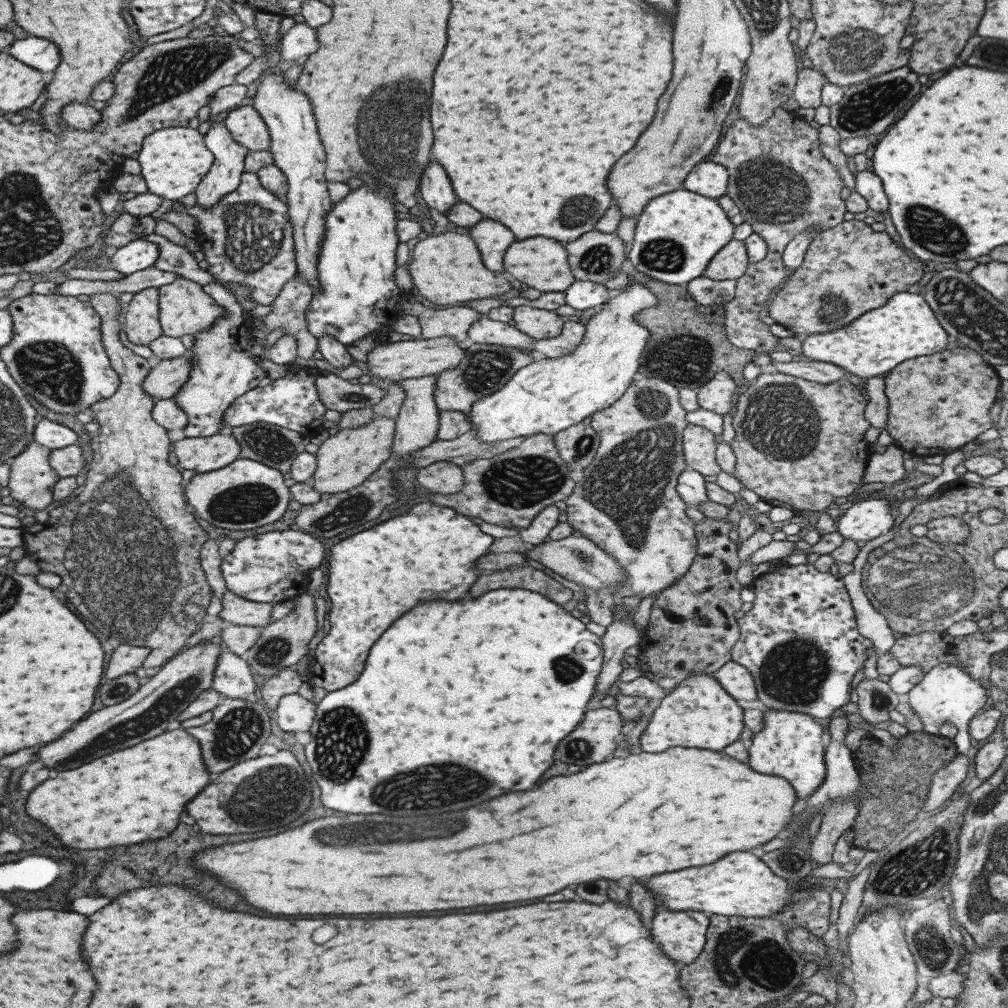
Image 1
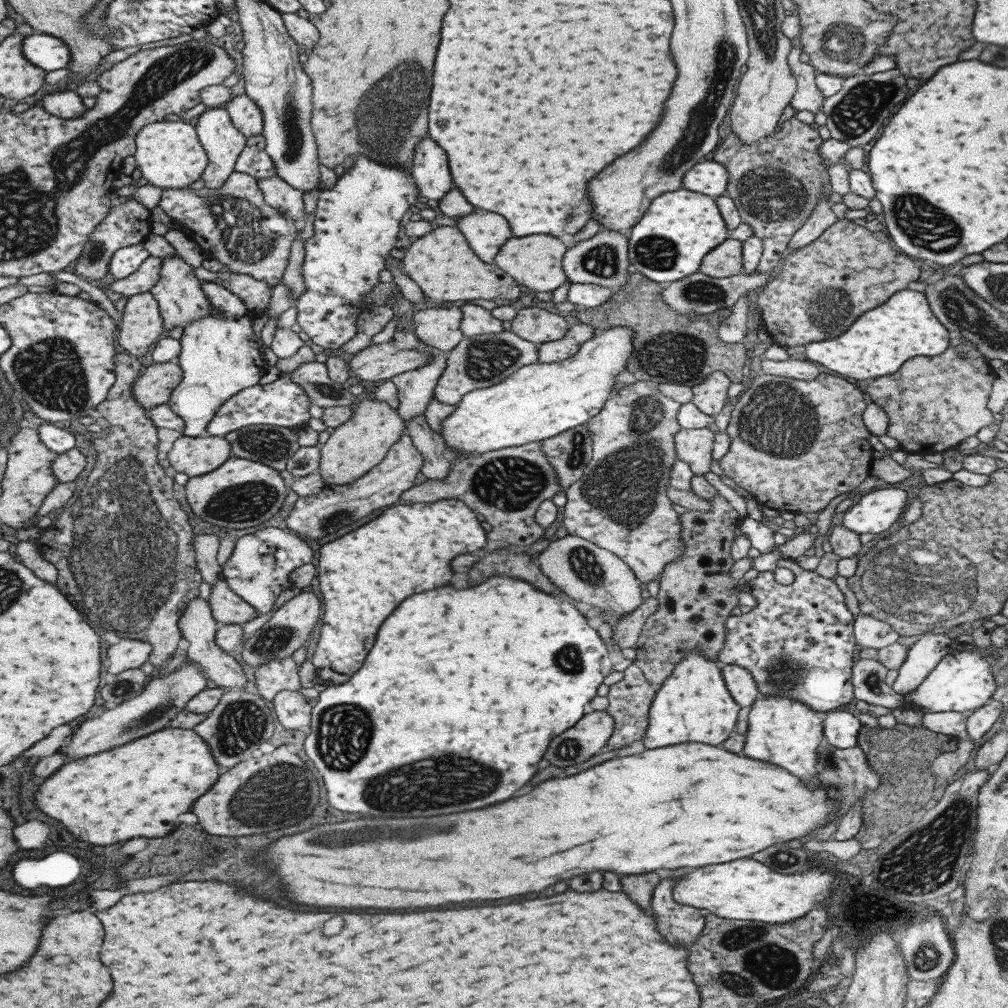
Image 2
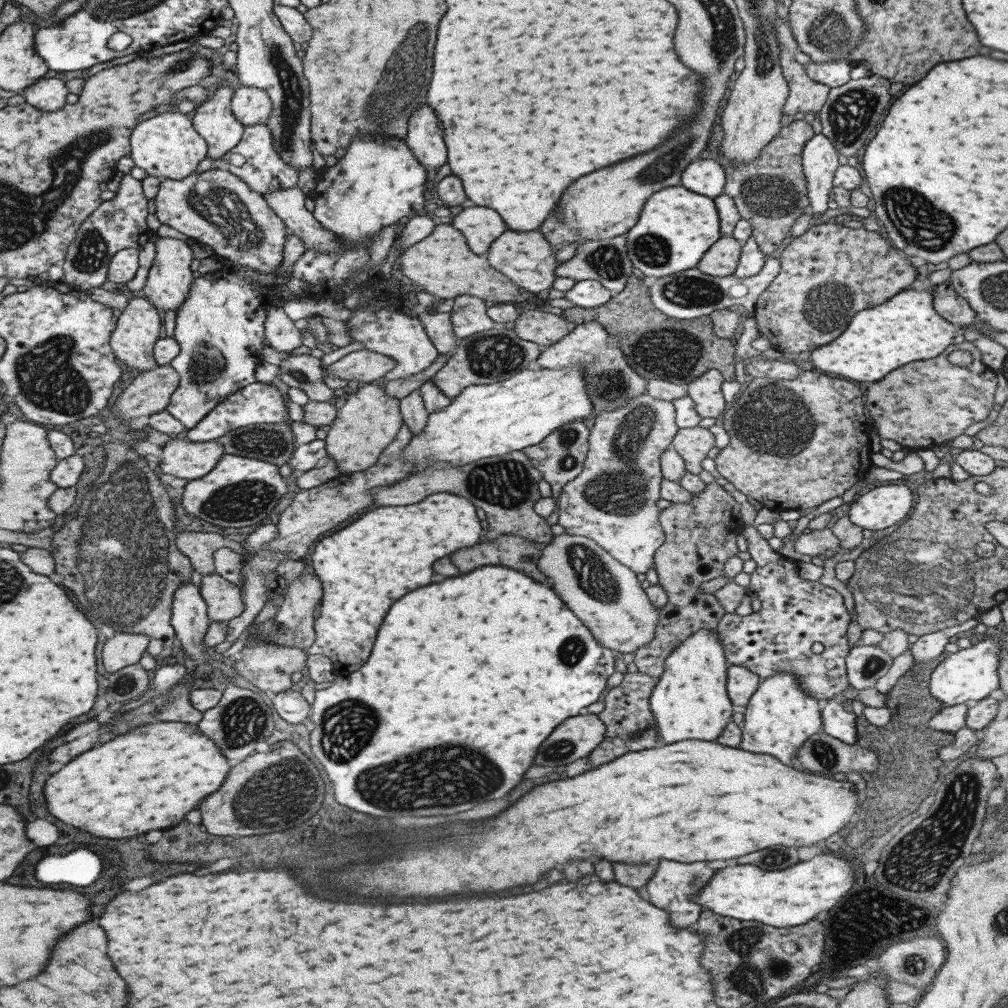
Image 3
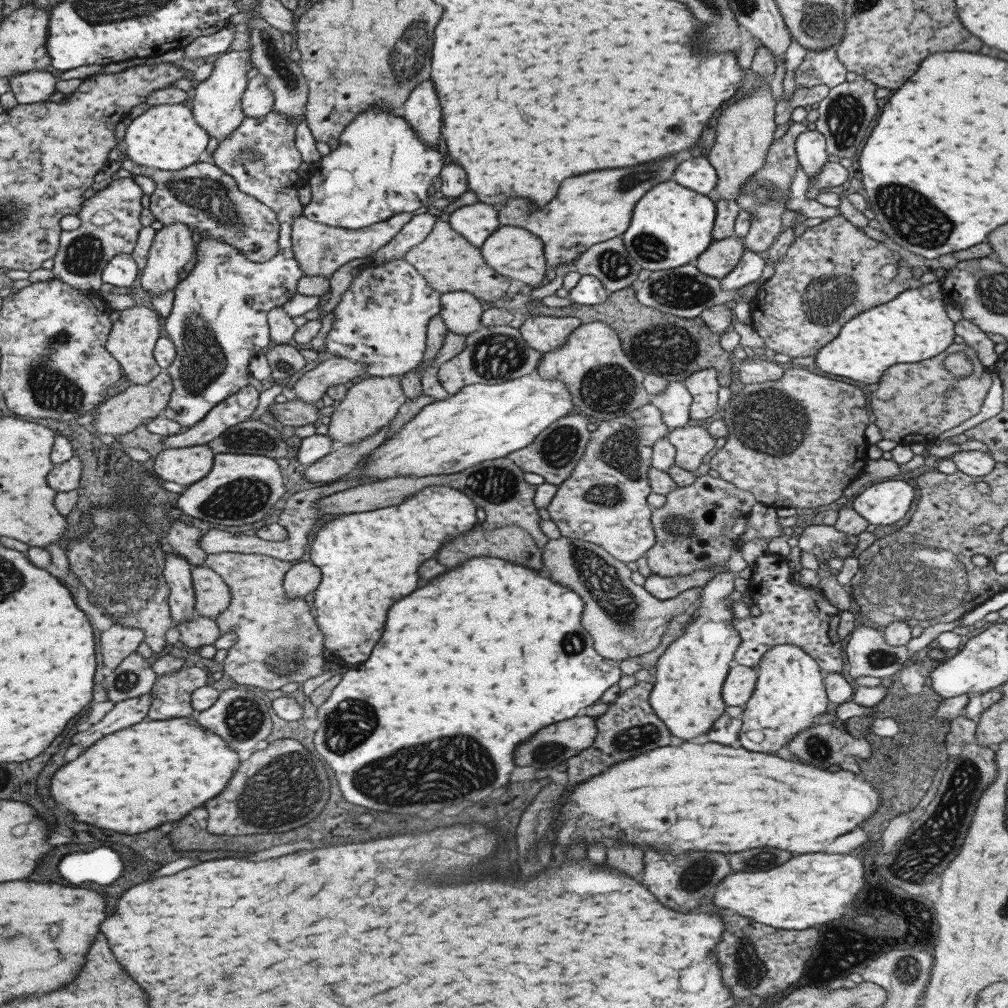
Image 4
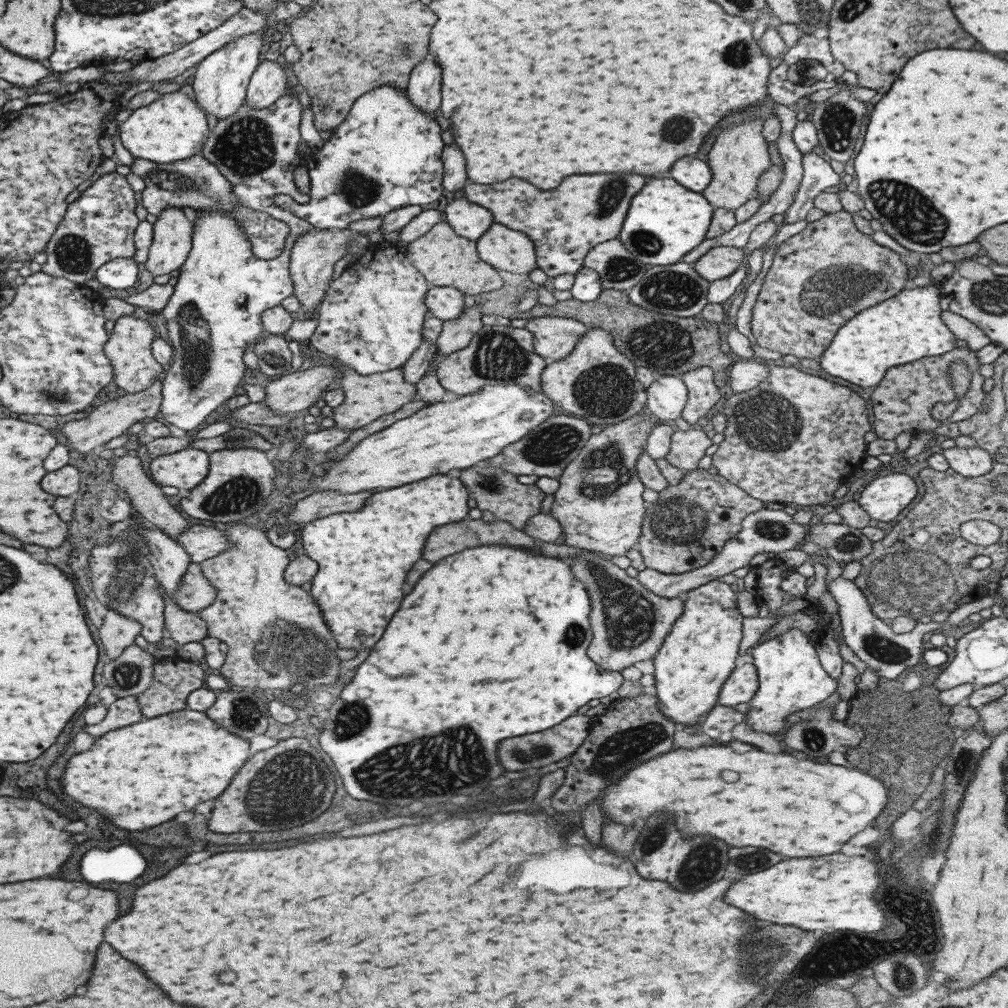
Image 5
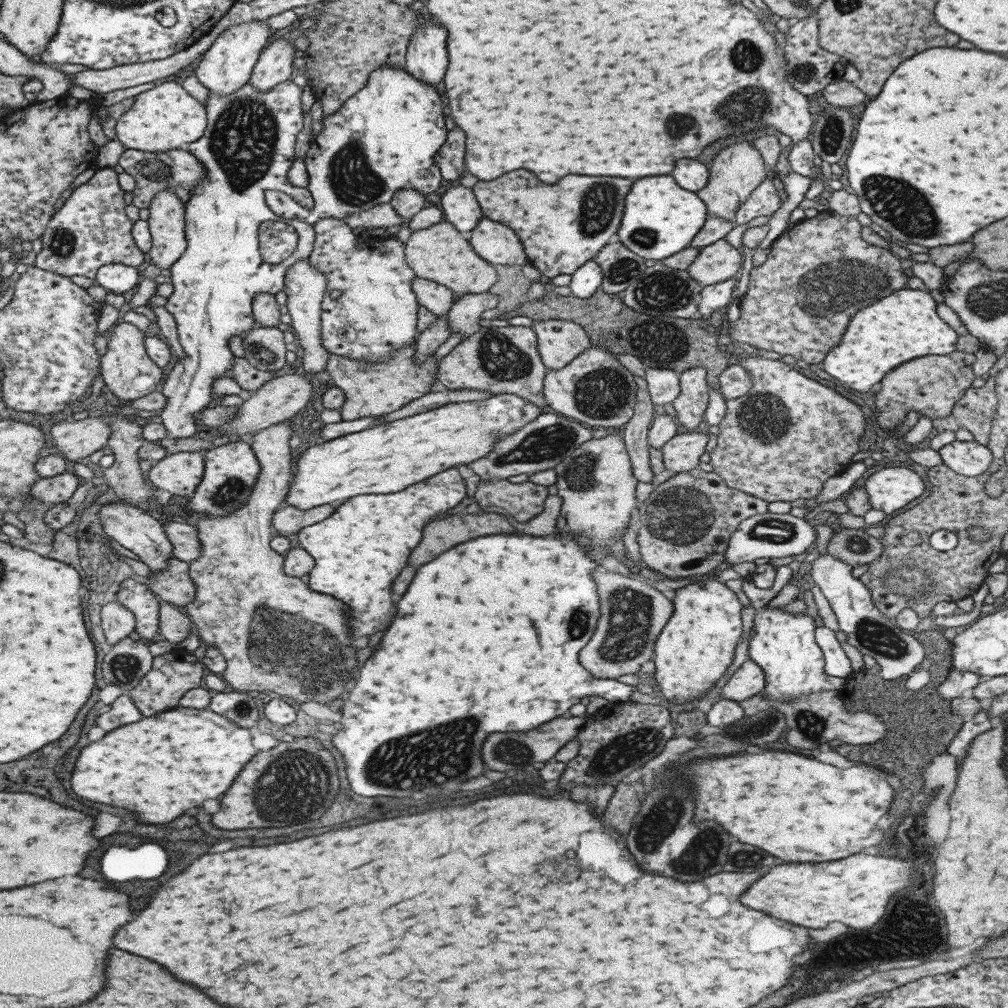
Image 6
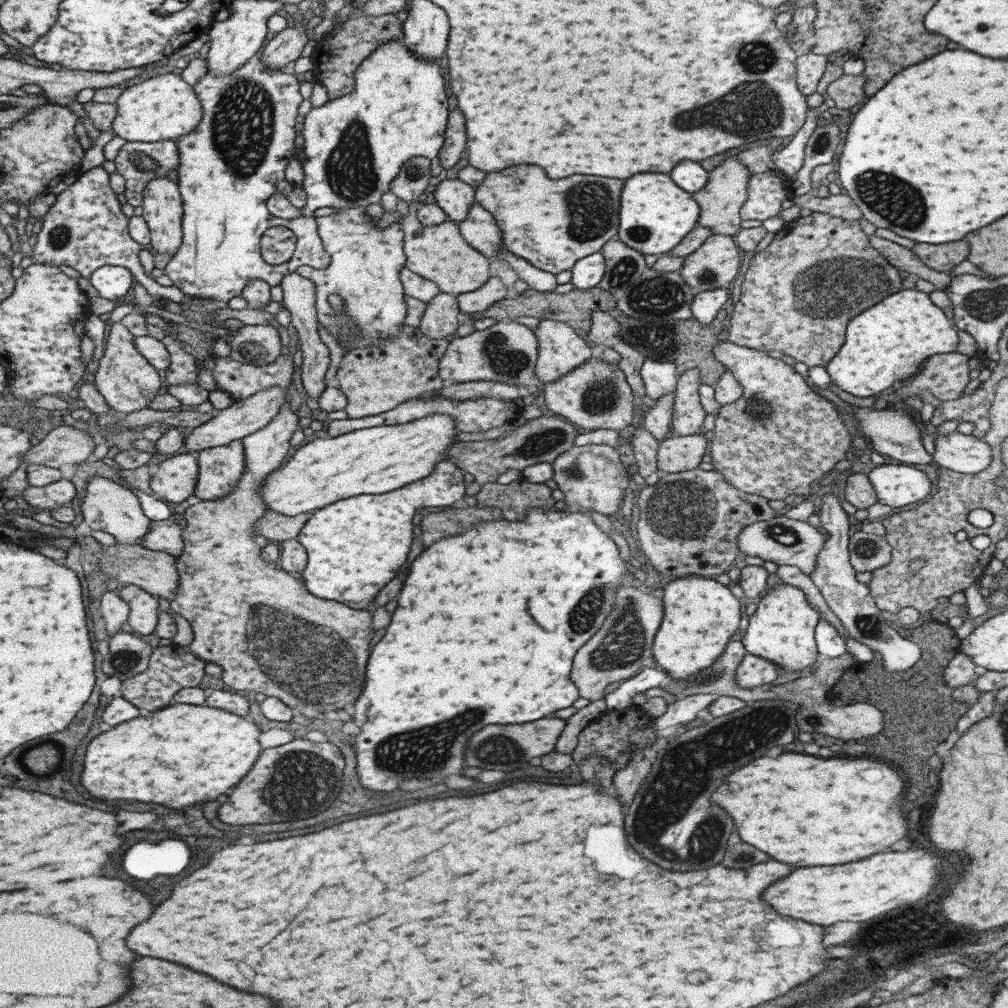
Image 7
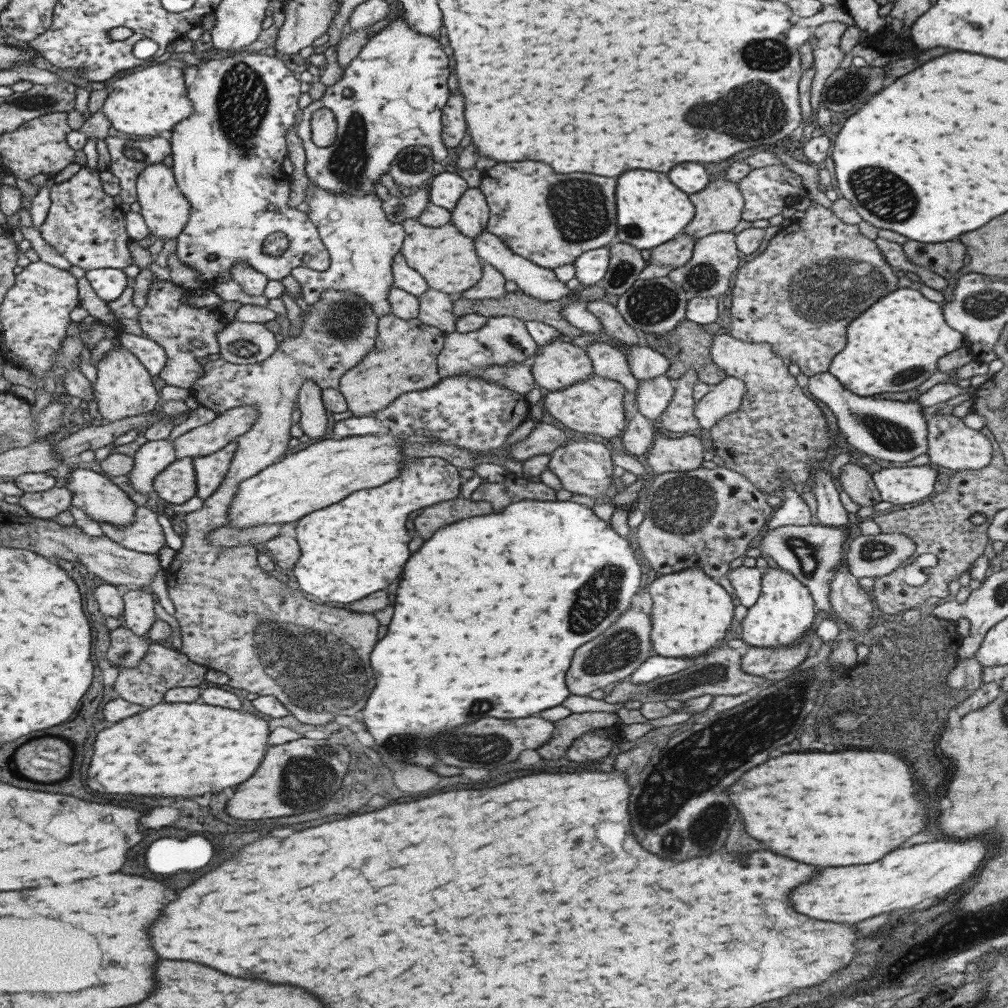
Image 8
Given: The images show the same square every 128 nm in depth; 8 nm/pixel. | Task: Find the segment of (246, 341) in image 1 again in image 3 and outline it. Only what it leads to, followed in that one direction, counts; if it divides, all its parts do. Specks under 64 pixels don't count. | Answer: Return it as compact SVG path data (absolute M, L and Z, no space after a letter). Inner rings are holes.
M220 260L223 262L220 270L197 275L188 298L176 312L173 338L178 342L180 352L170 365L178 372L180 383L165 410L187 429L195 428L228 396L257 381L255 372L256 366L262 362L266 312L285 304L280 296L280 285L293 277L291 274L274 280L274 273L256 273L231 261ZM251 280L261 282L261 285L252 288Z

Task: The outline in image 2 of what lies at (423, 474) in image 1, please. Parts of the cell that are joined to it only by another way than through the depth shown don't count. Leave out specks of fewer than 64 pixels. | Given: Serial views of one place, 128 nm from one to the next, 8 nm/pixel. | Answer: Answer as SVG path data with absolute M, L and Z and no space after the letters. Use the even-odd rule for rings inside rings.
M412 416L405 426L414 446L418 448L424 464L421 472L427 480L443 480L448 476L451 457L445 456L446 441L430 428L425 416Z

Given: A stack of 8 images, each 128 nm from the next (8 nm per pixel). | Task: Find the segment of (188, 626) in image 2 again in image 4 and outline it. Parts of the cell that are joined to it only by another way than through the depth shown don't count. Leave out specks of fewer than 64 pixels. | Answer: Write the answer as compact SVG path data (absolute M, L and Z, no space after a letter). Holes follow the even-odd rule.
M170 549L164 554L164 579L170 587L168 604L174 625L186 620L196 620L199 614L194 609L196 595L192 588L191 570L193 566L182 556Z

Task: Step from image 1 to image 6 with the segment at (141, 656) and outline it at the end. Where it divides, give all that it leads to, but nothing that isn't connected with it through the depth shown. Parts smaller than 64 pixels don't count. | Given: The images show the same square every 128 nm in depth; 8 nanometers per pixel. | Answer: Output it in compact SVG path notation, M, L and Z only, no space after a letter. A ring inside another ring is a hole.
M108 602L102 606L102 628L106 634L106 646L114 646L116 642L128 638L136 628L134 614L126 608L120 606L120 602Z

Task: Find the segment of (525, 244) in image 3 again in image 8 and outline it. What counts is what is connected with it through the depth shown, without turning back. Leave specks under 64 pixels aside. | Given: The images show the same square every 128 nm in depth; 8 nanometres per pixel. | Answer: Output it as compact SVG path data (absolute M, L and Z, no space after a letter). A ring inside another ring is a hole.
M479 187L468 188L451 213L451 223L467 238L476 241L487 228L490 212Z

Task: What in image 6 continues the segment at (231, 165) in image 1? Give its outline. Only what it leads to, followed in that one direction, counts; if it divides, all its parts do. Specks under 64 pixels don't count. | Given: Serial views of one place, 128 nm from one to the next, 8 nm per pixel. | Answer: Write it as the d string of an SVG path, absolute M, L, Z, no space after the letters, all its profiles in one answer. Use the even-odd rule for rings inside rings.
M246 22L228 26L196 63L198 82L218 96L230 96L251 79L252 70L264 46L269 44L269 26L264 22Z

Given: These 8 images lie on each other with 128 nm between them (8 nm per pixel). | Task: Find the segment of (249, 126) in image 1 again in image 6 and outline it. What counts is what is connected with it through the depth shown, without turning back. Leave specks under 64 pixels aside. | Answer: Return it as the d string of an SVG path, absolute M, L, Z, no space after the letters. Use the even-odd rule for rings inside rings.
M279 38L271 41L254 65L250 84L260 92L268 92L274 86L291 79L294 75L292 64L298 54L289 40Z

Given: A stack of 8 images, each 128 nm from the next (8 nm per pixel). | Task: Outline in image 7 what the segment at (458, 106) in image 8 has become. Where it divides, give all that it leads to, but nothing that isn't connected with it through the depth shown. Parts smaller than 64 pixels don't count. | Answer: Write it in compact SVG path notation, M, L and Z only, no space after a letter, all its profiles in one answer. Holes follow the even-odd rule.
M454 110L450 112L450 120L447 120L444 142L438 155L440 166L444 170L452 170L460 162L464 150L466 150L464 116L458 110Z

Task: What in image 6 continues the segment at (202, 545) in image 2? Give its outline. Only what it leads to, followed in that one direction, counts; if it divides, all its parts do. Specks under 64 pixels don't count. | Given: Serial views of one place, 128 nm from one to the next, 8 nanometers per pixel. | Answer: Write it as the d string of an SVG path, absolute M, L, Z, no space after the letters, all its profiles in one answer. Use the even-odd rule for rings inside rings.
M110 410L104 412L100 417L104 417L110 423L113 432L112 436L108 438L107 446L112 449L115 459L112 466L105 469L106 484L113 488L118 498L148 512L148 500L154 498L154 491L144 482L144 474L140 469L140 458L138 458L138 449L146 441L143 436L143 427L132 422L131 419L118 418L111 414Z

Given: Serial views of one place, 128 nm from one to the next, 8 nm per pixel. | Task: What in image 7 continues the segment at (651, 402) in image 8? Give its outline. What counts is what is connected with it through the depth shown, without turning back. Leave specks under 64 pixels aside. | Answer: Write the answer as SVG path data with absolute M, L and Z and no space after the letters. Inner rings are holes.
M666 394L662 398L656 398L656 404L646 409L641 422L643 426L658 441L673 435L670 428L673 416L674 394Z

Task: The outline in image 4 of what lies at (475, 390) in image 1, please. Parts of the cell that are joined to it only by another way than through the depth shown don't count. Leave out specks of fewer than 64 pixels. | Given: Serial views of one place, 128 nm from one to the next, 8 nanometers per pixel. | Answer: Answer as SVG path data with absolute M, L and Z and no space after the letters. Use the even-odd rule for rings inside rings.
M482 326L472 333L467 336L466 347L460 353L438 366L438 380L450 395L469 384L502 384L526 376L540 364L543 354L527 346L517 328Z

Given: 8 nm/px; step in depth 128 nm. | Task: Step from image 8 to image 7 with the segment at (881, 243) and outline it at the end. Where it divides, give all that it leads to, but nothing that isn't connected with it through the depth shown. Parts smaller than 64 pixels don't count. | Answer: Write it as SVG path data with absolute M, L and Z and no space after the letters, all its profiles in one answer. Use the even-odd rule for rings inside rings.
M875 234L868 236L869 244L878 250L896 268L906 271L918 278L922 278L932 283L936 289L945 291L951 284L949 273L937 272L924 265L922 259L912 250L908 250L890 242L890 240L880 238Z

